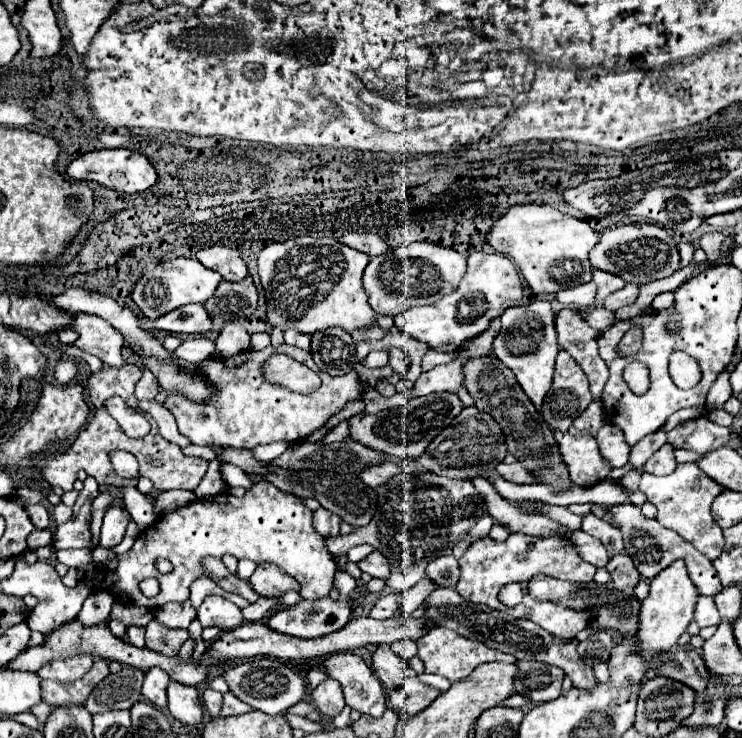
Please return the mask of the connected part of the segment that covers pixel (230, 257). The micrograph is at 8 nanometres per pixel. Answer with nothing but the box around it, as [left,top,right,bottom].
[196,246,248,282]

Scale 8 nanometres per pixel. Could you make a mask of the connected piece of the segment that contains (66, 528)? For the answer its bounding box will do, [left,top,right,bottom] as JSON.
[50,476,90,550]

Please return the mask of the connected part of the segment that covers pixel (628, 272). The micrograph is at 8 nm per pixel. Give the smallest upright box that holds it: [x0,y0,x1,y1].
[590,224,680,284]

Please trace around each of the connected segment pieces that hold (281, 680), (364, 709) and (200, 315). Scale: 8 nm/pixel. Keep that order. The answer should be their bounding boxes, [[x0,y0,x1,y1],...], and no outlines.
[[224,658,308,714],[322,652,386,716],[154,304,213,336]]

